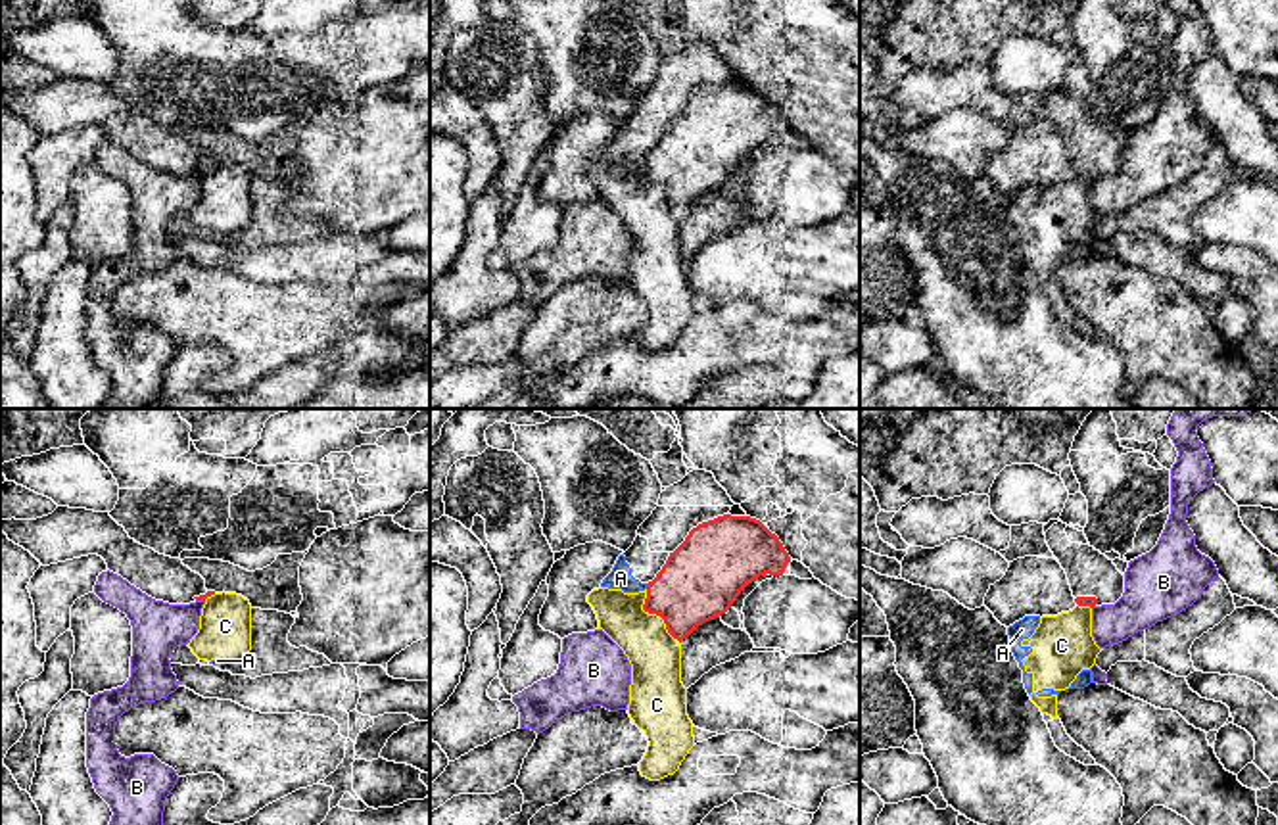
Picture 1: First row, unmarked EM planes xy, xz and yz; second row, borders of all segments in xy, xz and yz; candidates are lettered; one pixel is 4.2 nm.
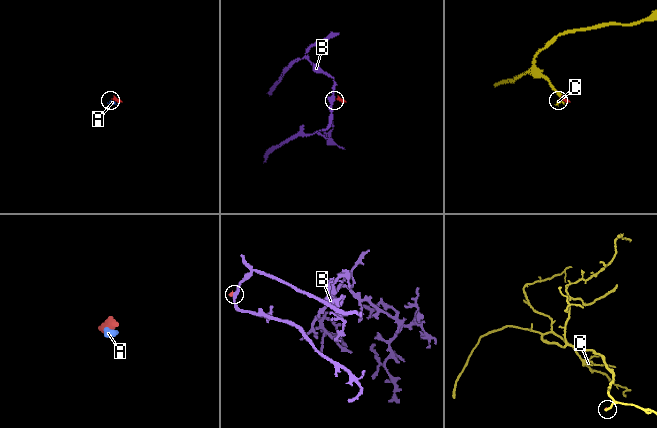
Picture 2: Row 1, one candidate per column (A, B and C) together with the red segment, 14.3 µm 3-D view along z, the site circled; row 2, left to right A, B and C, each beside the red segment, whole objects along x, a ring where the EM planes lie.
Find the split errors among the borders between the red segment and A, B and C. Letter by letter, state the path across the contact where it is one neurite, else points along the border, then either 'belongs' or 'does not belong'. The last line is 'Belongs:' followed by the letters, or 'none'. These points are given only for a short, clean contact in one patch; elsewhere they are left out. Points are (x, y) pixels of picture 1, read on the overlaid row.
A: along xz (649, 584), (645, 588) | does not belong
B: along xy (196, 599), (204, 603) | does not belong
C: does not belong
Belongs: none

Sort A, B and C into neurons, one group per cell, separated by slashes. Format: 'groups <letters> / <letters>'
groups A C / B

